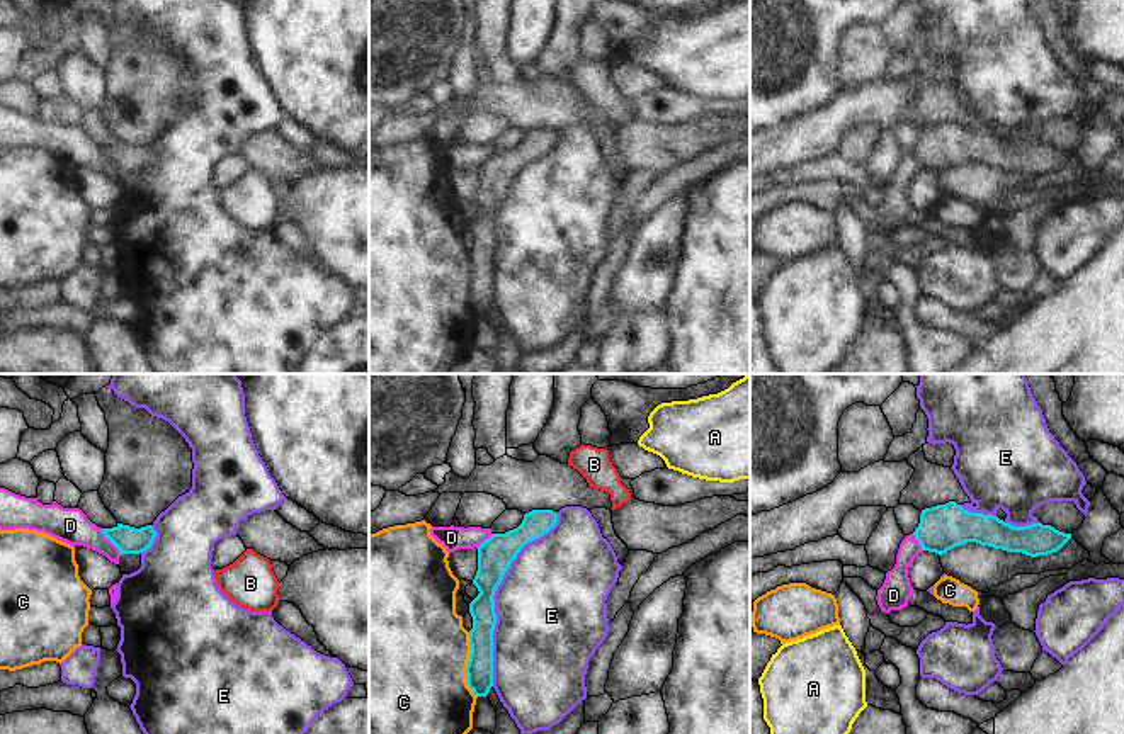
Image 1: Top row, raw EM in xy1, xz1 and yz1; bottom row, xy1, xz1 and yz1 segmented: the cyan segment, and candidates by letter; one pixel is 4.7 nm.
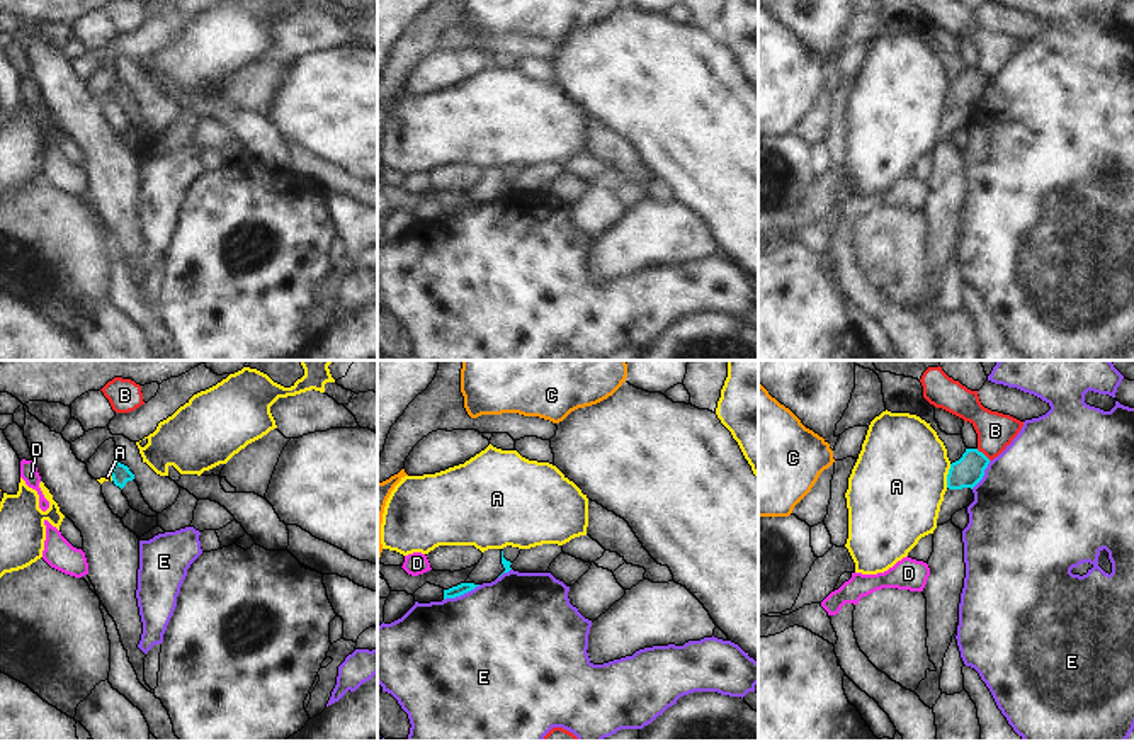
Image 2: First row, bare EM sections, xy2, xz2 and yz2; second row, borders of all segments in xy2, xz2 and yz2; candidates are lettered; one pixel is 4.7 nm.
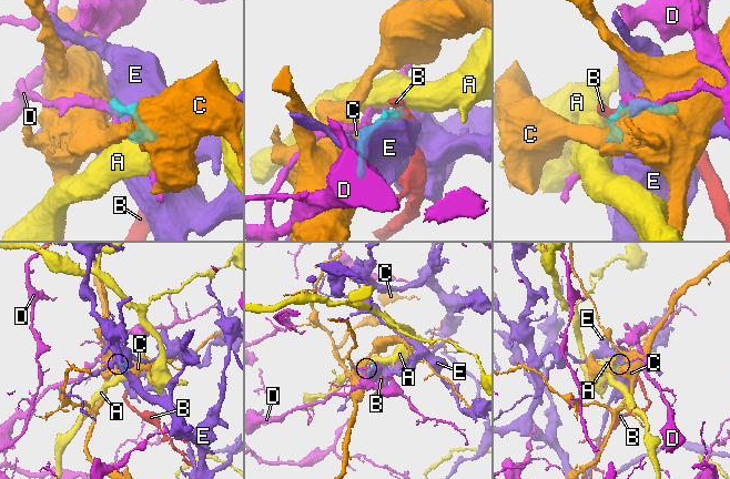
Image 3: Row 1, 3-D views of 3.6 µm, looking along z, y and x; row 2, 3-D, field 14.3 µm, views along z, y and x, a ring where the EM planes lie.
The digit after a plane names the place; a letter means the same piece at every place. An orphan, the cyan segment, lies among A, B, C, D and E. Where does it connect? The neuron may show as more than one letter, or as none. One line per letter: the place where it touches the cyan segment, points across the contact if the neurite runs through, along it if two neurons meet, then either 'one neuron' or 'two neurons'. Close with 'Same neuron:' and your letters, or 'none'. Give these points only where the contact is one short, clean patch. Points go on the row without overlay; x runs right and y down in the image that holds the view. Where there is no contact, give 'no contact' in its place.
A: contact yz2 (947, 96); border yz2 (951, 84), (946, 94), (946, 106); two neurons
B: contact yz2 (981, 72); border yz2 (976, 68), (990, 79); two neurons
C: contact xz1 (468, 284); border xz1 (468, 252), (470, 279), (466, 304), (476, 316); two neurons
D: contact xy1 (111, 160); border xy1 (99, 148), (121, 174); two neurons
E: contact xz1 (493, 214); two neurons
Same neuron: none

